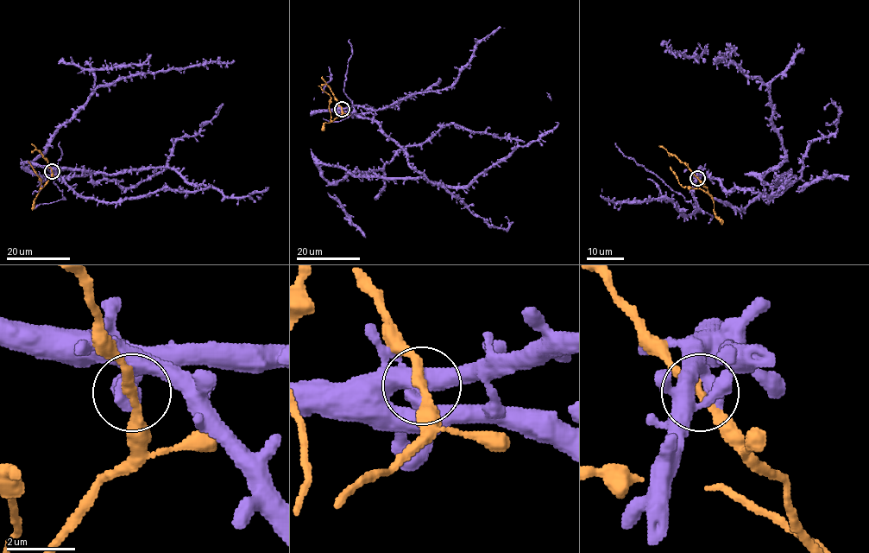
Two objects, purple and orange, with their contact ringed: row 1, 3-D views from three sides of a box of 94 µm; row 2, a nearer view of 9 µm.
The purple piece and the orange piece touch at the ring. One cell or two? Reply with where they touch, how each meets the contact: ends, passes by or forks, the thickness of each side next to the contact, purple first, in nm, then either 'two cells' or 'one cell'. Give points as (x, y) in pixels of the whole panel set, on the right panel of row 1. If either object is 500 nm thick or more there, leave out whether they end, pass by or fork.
at (697, 178); purple passes by; orange passes by; 440 nm thick on the purple side, 280 nm on the other; one cell

